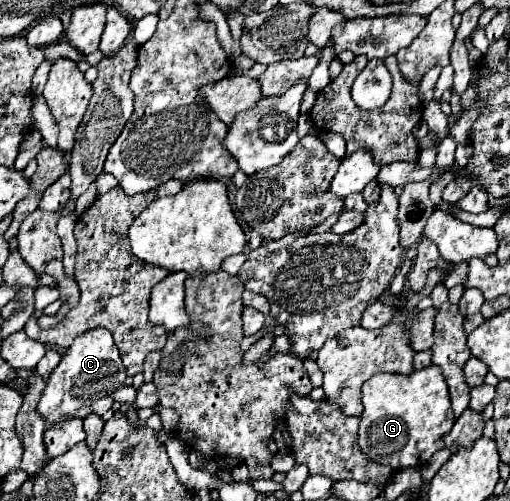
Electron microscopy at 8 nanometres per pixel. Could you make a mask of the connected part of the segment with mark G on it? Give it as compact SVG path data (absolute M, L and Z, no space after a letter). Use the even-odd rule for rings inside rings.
M435 365L409 375L371 375L361 387L361 403L359 447L371 461L389 465L391 469L425 465L435 451L443 449L443 435L449 433L455 423L445 377Z

